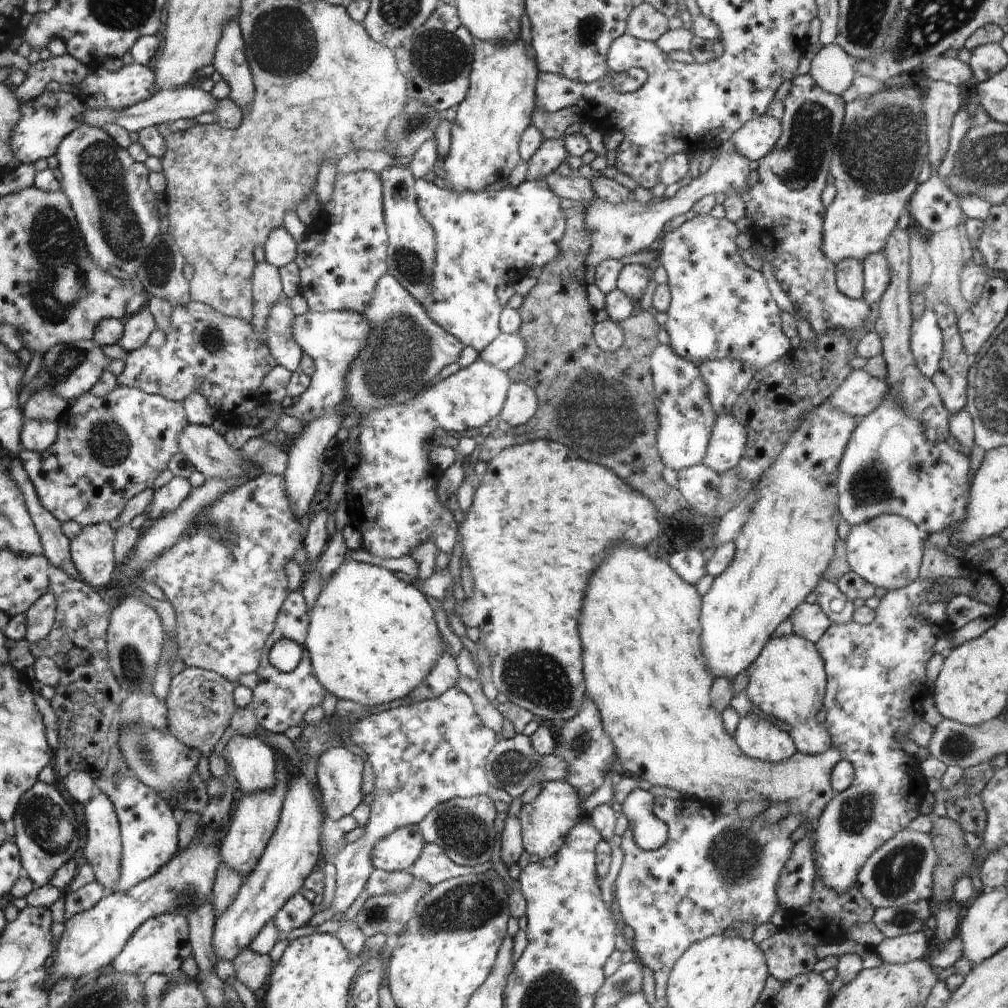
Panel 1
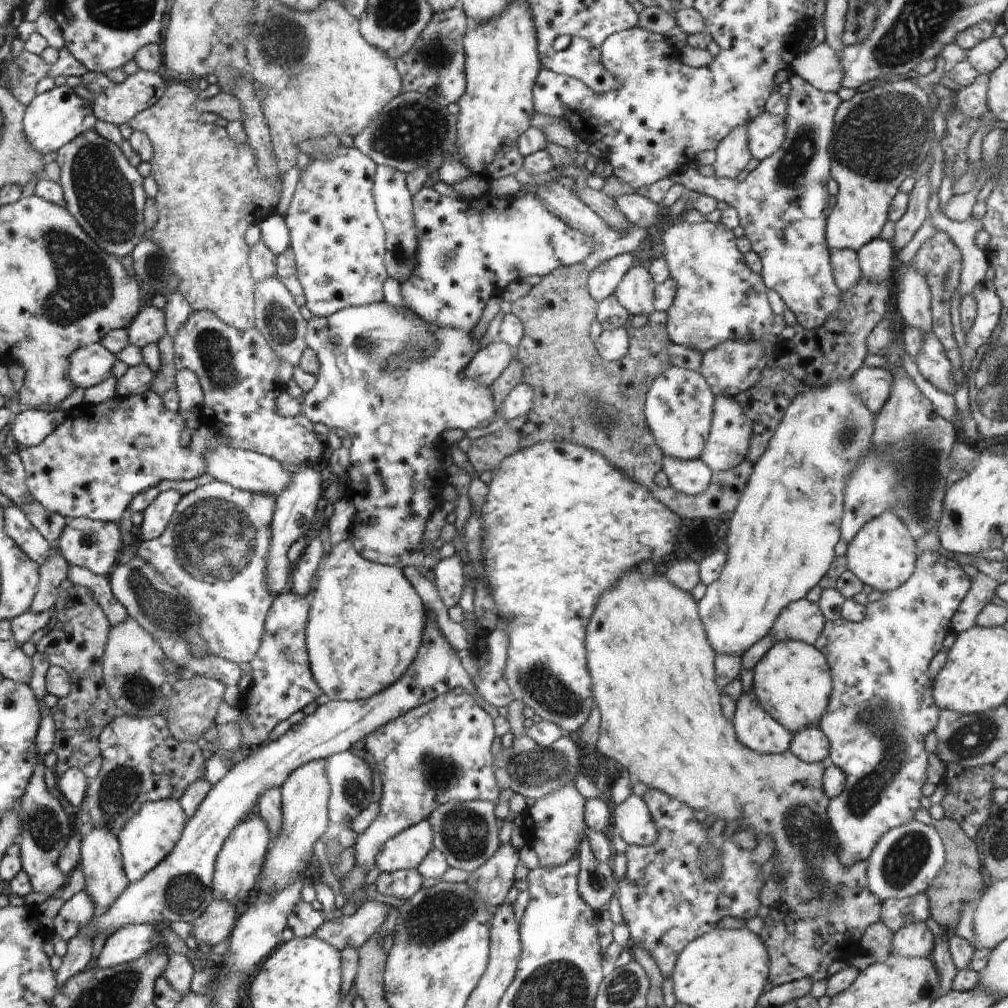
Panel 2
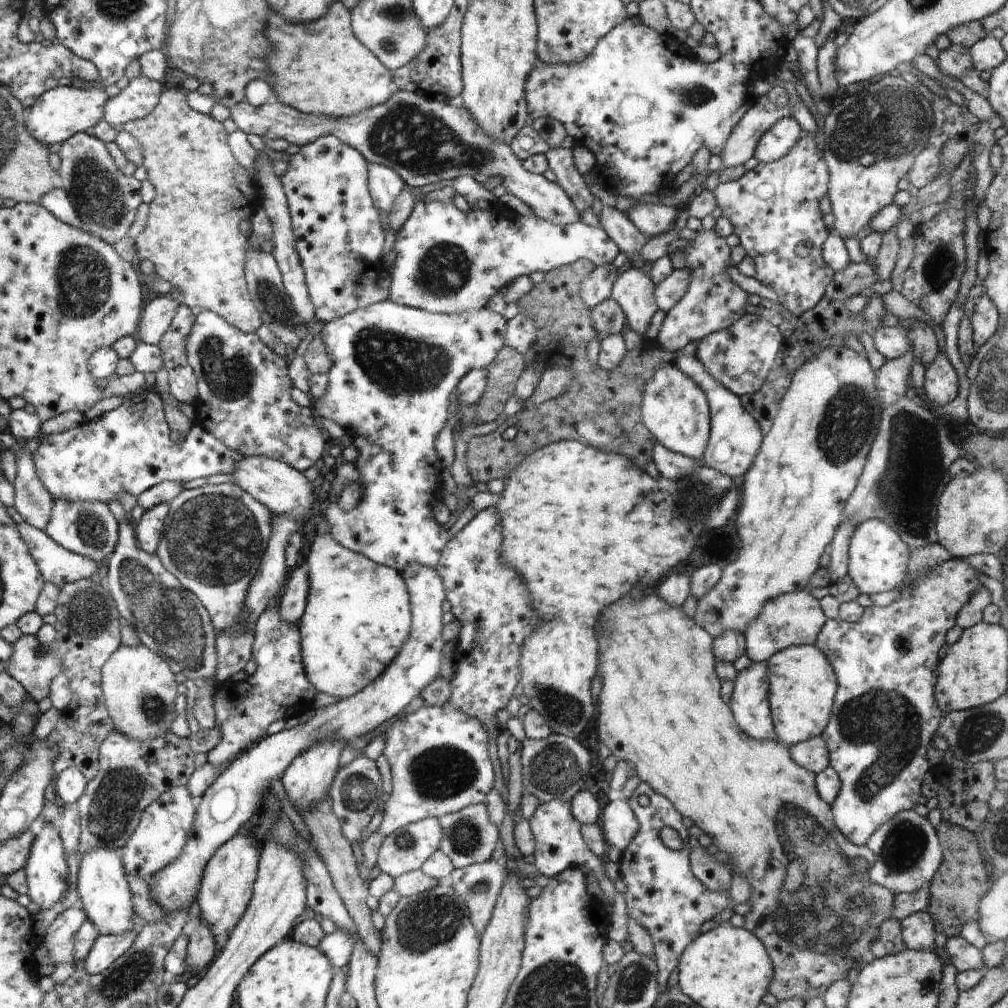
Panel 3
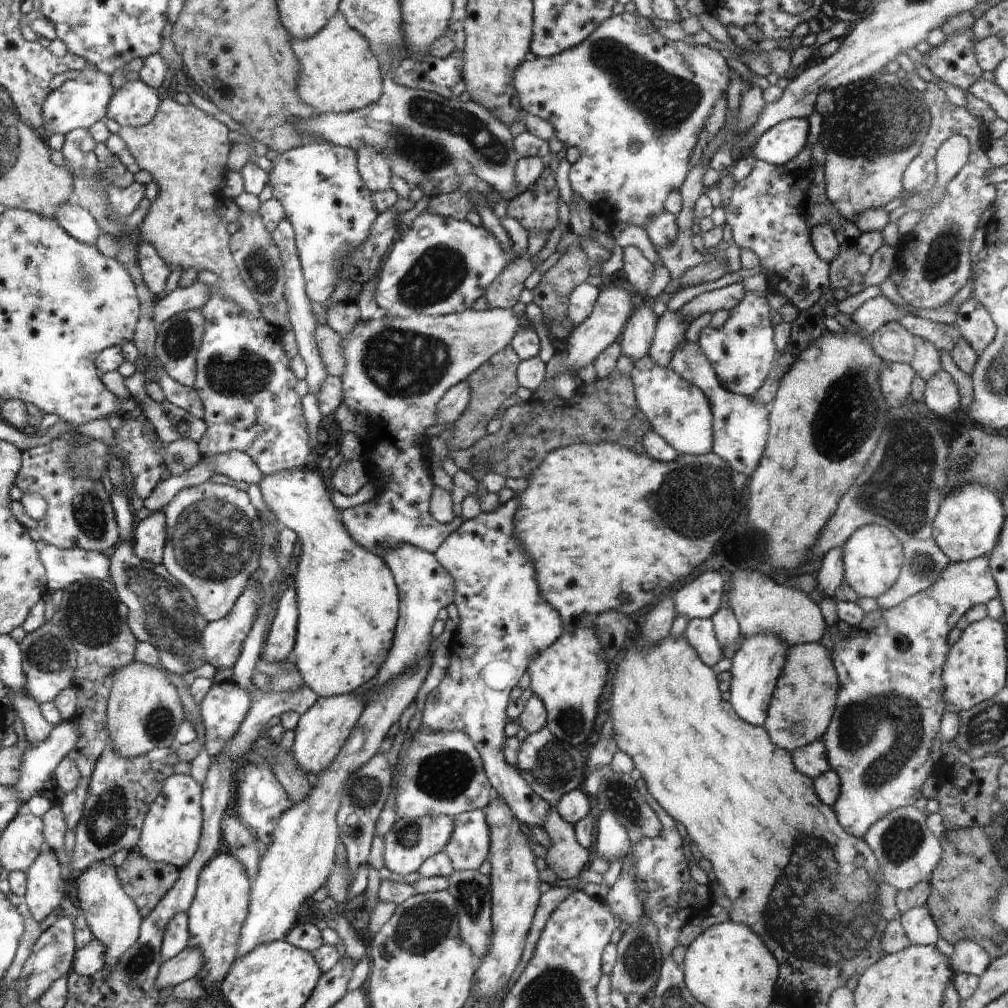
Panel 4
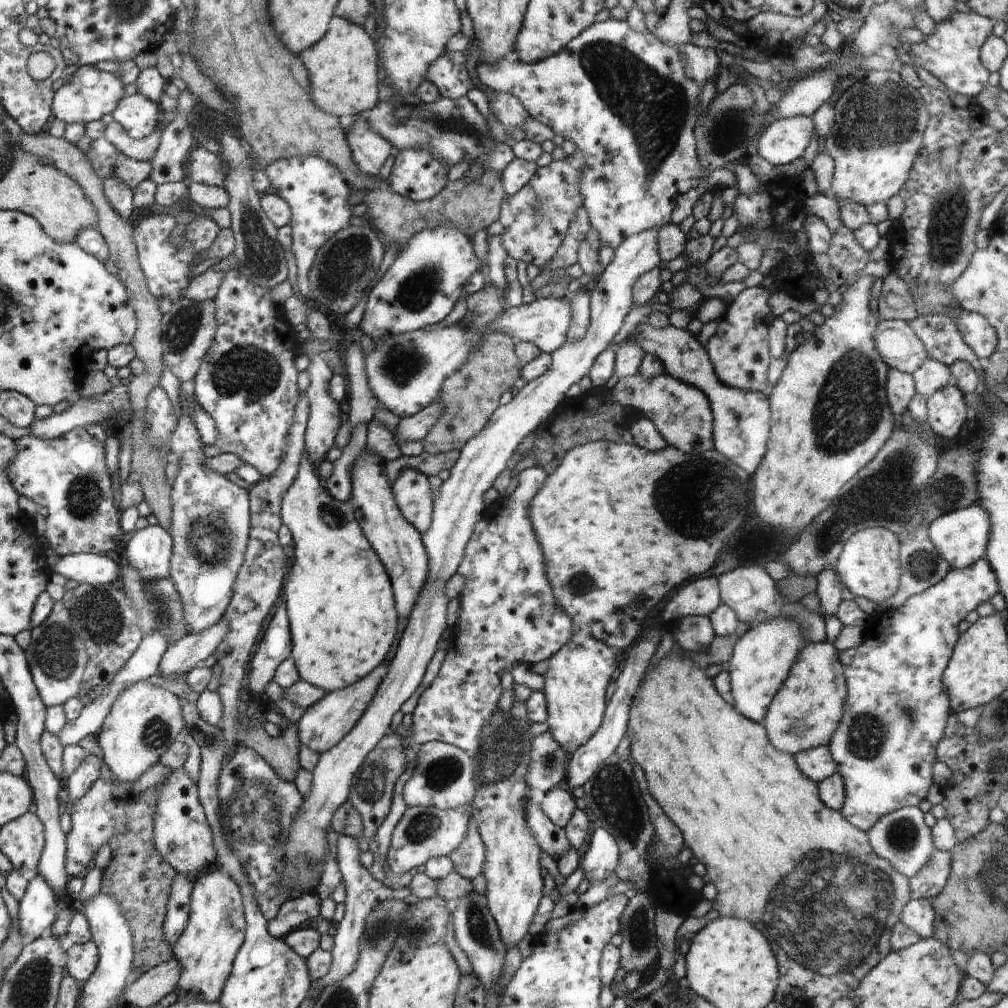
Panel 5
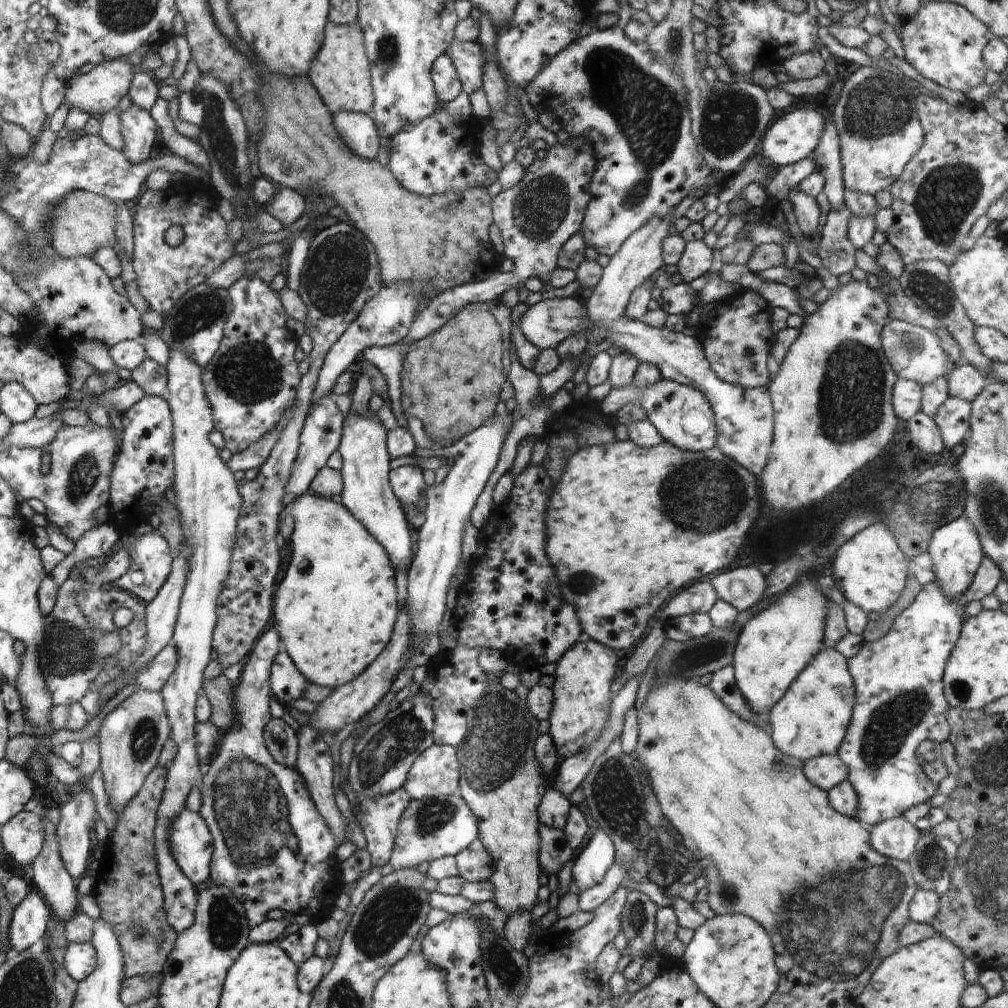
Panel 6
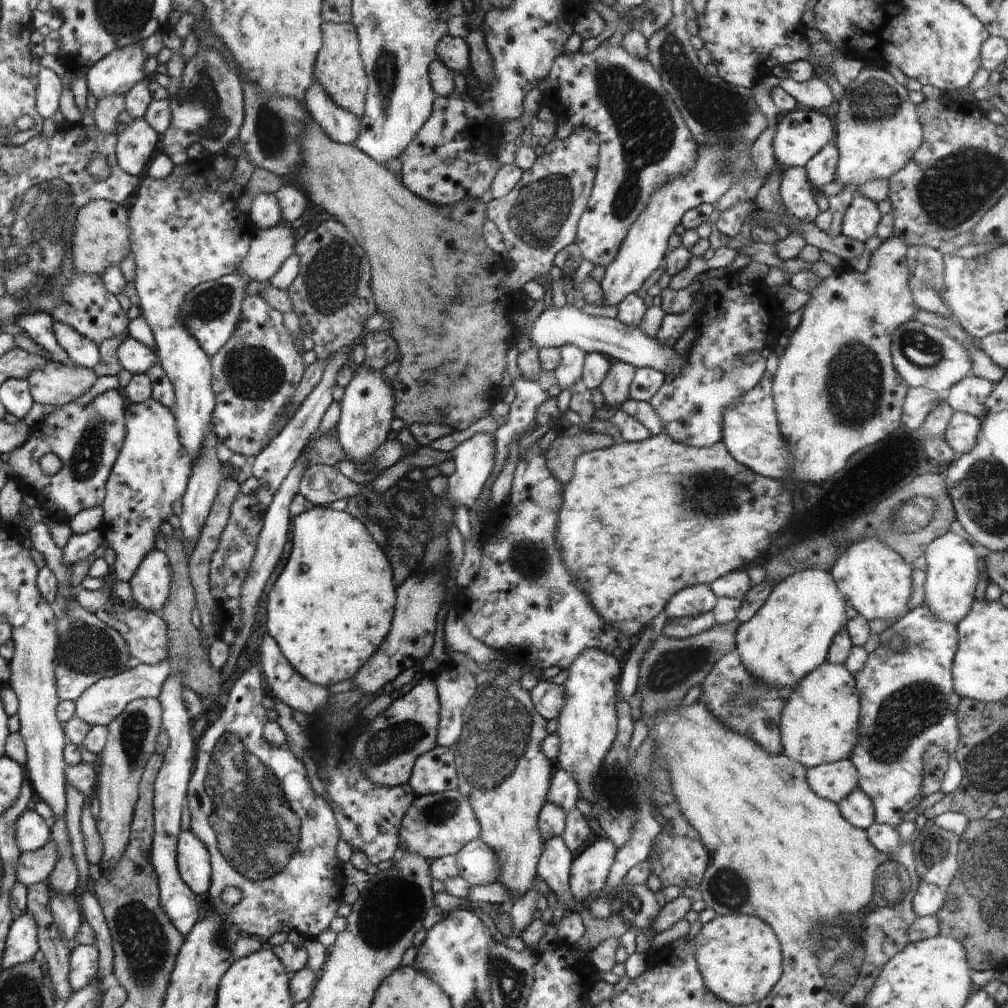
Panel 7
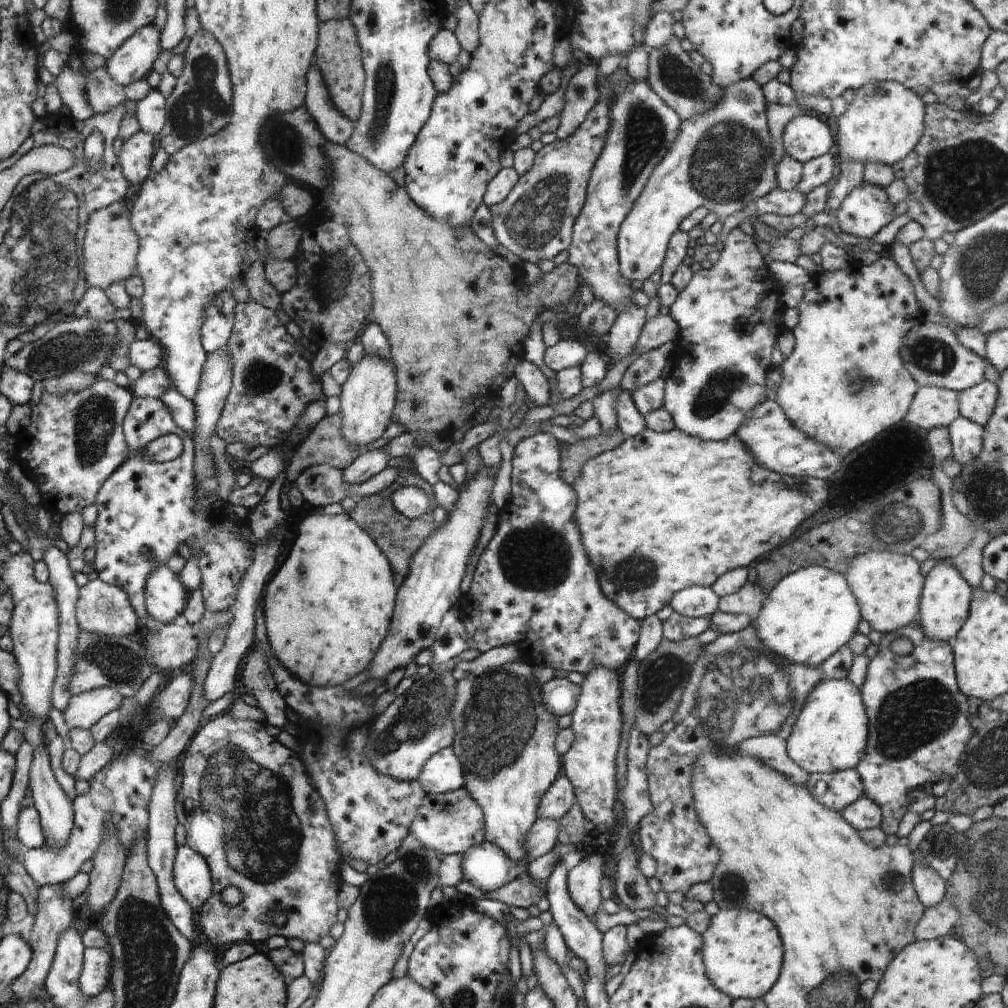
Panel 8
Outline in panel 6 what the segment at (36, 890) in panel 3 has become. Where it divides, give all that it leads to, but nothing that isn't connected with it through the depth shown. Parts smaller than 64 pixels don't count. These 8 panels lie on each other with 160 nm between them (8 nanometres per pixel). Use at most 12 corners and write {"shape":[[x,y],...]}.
{"shape":[[31,890],[14,909],[10,952],[46,934],[48,906]]}

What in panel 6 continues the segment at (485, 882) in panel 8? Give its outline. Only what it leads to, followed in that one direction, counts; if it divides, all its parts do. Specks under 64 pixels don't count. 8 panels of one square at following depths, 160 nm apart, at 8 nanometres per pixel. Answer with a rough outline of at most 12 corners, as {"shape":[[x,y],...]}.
{"shape":[[477,838],[455,856],[466,881],[488,881],[493,858]]}

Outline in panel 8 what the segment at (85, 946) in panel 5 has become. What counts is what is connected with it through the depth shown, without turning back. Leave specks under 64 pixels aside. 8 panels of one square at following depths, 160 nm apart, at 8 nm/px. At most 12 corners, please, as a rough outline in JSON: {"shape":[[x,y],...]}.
{"shape":[[85,947],[79,987],[85,998],[104,991],[112,958]]}

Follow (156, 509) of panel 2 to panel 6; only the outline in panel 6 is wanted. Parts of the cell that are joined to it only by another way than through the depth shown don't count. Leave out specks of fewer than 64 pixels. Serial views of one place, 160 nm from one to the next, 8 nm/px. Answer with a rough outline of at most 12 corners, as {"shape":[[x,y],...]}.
{"shape":[[158,534],[123,537],[128,572],[100,588],[129,590],[145,604],[172,572],[172,548]]}

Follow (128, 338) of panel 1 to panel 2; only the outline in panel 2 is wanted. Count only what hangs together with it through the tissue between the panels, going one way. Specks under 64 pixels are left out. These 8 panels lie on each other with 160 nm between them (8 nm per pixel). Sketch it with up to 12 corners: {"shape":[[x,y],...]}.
{"shape":[[147,304],[127,329],[129,344],[158,344],[165,310]]}

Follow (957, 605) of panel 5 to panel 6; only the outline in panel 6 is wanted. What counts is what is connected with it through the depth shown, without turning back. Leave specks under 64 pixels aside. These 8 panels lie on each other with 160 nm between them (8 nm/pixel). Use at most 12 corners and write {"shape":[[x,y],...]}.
{"shape":[[984,555],[957,601],[925,584],[847,660],[838,756],[871,827],[938,793],[917,763],[948,738],[943,674]]}

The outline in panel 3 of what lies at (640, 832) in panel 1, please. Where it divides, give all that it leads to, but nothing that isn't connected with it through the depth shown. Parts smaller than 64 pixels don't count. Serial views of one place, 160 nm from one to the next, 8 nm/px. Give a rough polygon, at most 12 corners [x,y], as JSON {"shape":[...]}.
{"shape":[[610,801],[600,825],[621,852],[639,829],[626,801]]}

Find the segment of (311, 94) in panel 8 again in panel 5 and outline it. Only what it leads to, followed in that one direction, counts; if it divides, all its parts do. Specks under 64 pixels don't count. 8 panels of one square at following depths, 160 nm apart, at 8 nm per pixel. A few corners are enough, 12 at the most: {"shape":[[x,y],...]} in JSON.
{"shape":[[366,120],[354,122],[349,149],[360,174],[378,177],[393,146]]}

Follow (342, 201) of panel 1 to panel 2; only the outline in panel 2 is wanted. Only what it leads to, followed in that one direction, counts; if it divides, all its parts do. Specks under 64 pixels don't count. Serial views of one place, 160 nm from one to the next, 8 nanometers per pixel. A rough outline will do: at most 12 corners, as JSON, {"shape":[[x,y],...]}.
{"shape":[[310,157],[284,216],[315,317],[383,300],[377,164]]}

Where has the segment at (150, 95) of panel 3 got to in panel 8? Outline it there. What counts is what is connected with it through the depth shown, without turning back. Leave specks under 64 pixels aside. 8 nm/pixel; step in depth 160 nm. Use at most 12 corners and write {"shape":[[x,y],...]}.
{"shape":[[140,129],[123,142],[118,162],[130,186],[150,176],[154,137]]}

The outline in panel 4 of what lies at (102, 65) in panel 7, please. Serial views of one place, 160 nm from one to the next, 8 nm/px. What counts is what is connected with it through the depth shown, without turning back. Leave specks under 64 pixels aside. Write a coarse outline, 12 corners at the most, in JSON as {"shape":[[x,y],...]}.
{"shape":[[100,69],[67,80],[45,102],[46,135],[88,130],[116,89]]}

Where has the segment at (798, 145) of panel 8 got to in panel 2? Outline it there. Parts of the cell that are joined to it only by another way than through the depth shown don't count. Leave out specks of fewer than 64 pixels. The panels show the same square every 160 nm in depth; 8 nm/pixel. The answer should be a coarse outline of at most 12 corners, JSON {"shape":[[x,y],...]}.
{"shape":[[766,110],[746,126],[751,158],[772,156],[785,120]]}

